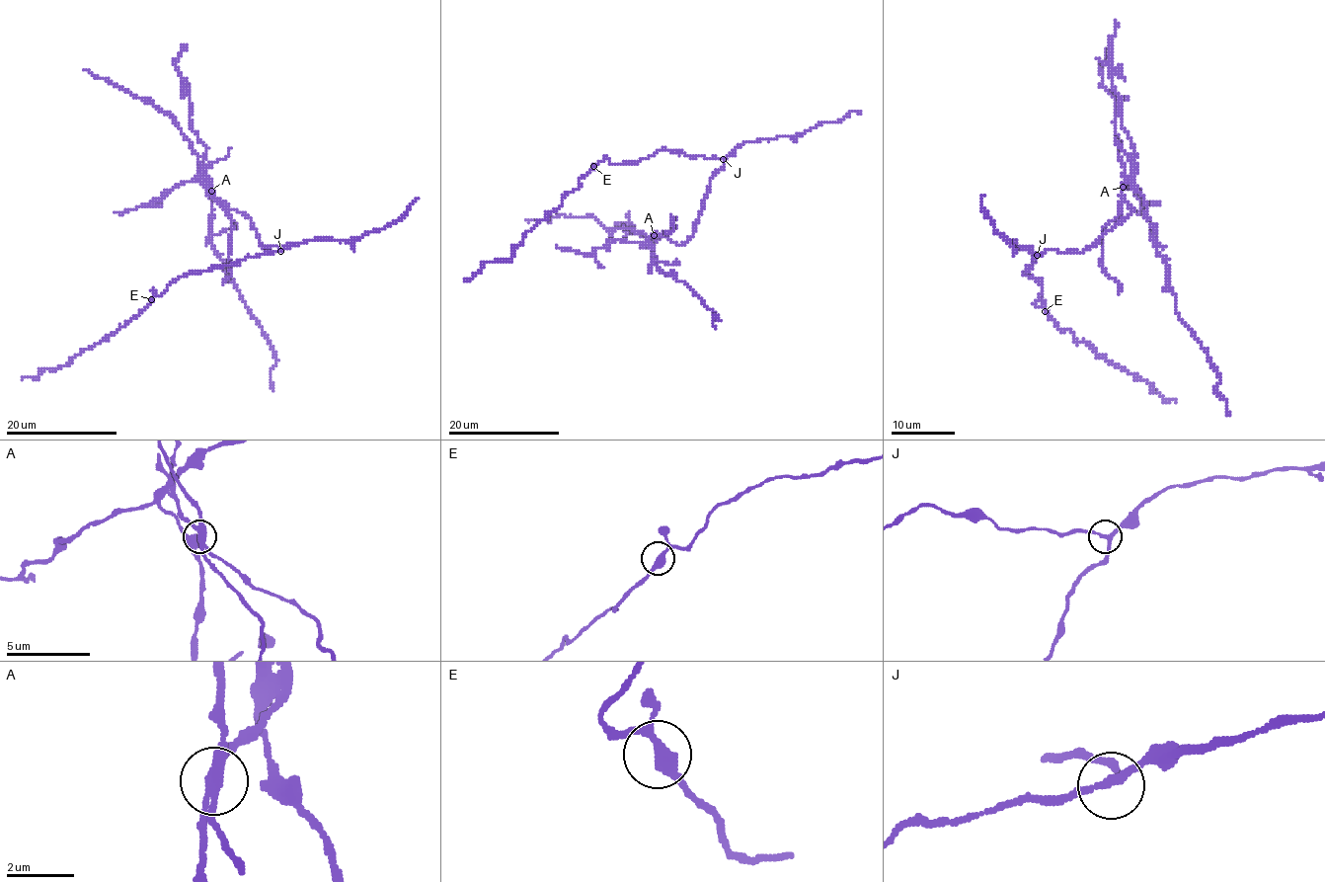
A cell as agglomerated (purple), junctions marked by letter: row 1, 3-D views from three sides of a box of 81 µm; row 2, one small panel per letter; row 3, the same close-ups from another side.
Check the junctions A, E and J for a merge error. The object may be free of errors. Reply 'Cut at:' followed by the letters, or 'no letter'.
Cut at: A

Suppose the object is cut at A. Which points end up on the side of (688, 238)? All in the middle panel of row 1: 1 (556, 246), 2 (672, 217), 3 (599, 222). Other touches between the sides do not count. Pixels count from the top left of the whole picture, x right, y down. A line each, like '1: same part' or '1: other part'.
1: other part
2: other part
3: same part

